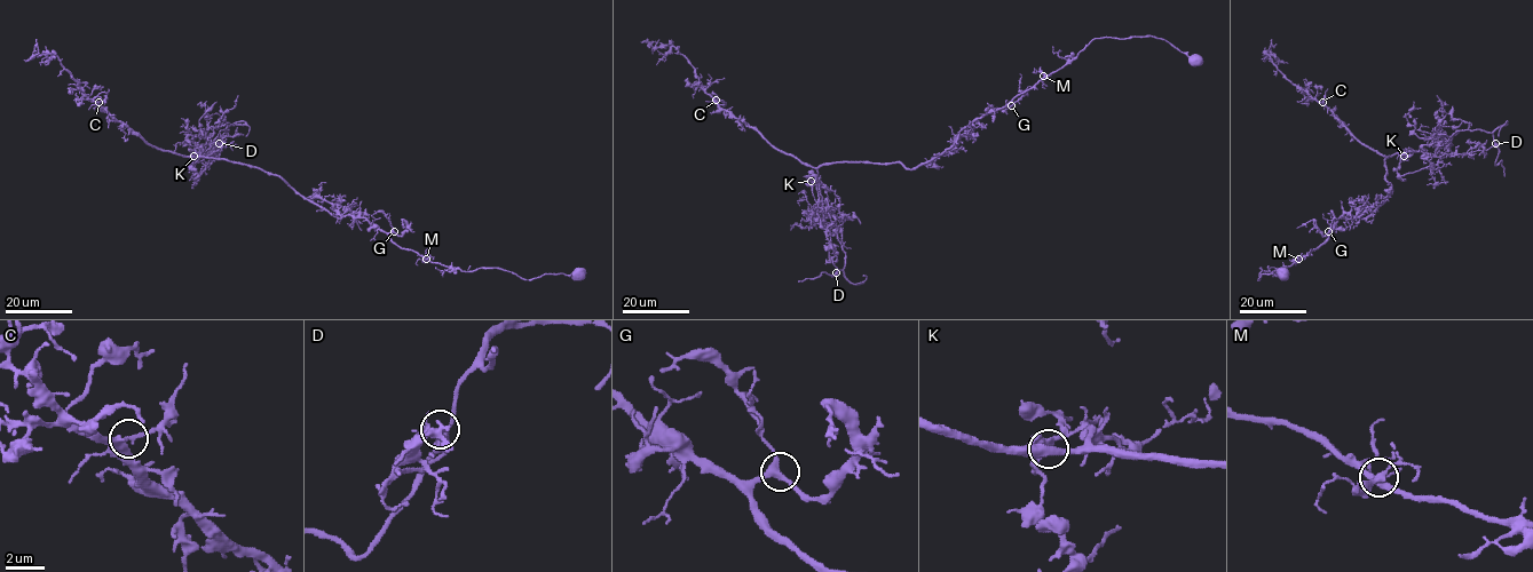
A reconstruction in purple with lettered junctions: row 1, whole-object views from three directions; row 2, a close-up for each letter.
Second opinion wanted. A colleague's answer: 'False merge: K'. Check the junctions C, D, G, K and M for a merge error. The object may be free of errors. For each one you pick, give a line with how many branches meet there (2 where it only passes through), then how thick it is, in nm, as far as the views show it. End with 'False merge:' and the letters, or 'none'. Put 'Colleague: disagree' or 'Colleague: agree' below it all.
K: 3 branches meet; 400 nm thick
False merge: K
Colleague: agree

